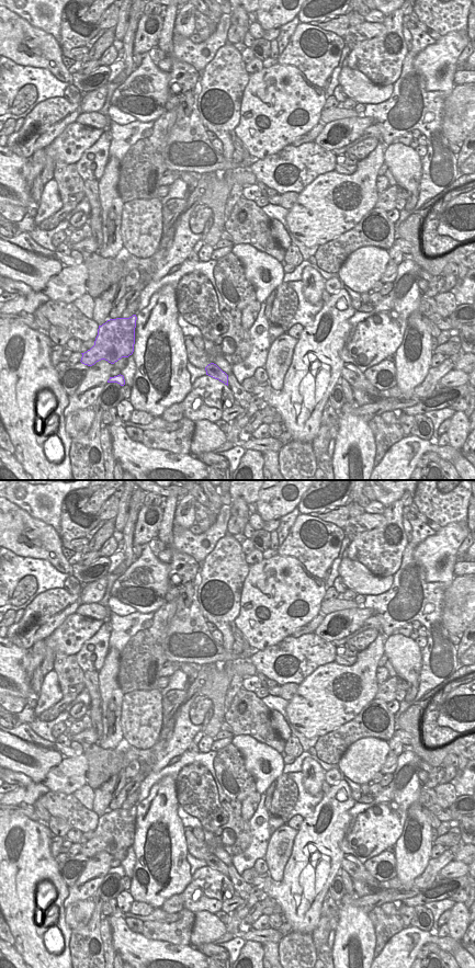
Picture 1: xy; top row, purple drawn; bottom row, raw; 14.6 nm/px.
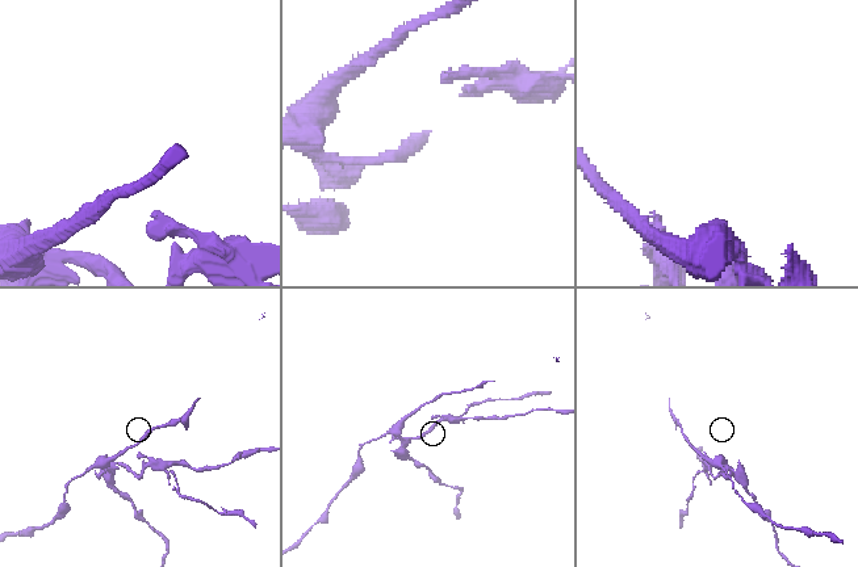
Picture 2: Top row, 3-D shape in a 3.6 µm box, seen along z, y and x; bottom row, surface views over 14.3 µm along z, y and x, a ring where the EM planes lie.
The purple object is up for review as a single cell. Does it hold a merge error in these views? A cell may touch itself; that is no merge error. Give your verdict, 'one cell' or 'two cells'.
two cells

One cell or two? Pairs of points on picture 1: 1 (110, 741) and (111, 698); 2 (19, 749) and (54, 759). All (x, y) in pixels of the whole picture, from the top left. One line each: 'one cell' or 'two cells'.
1: one cell
2: one cell

